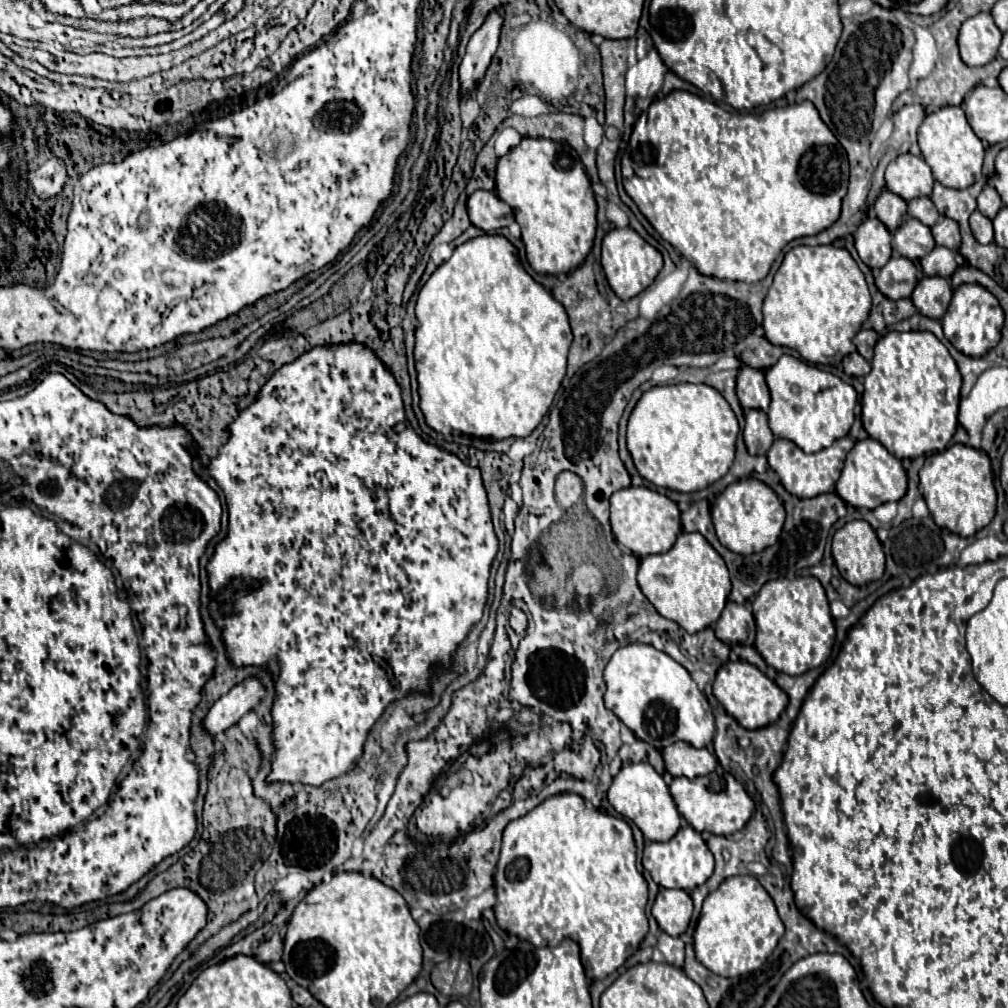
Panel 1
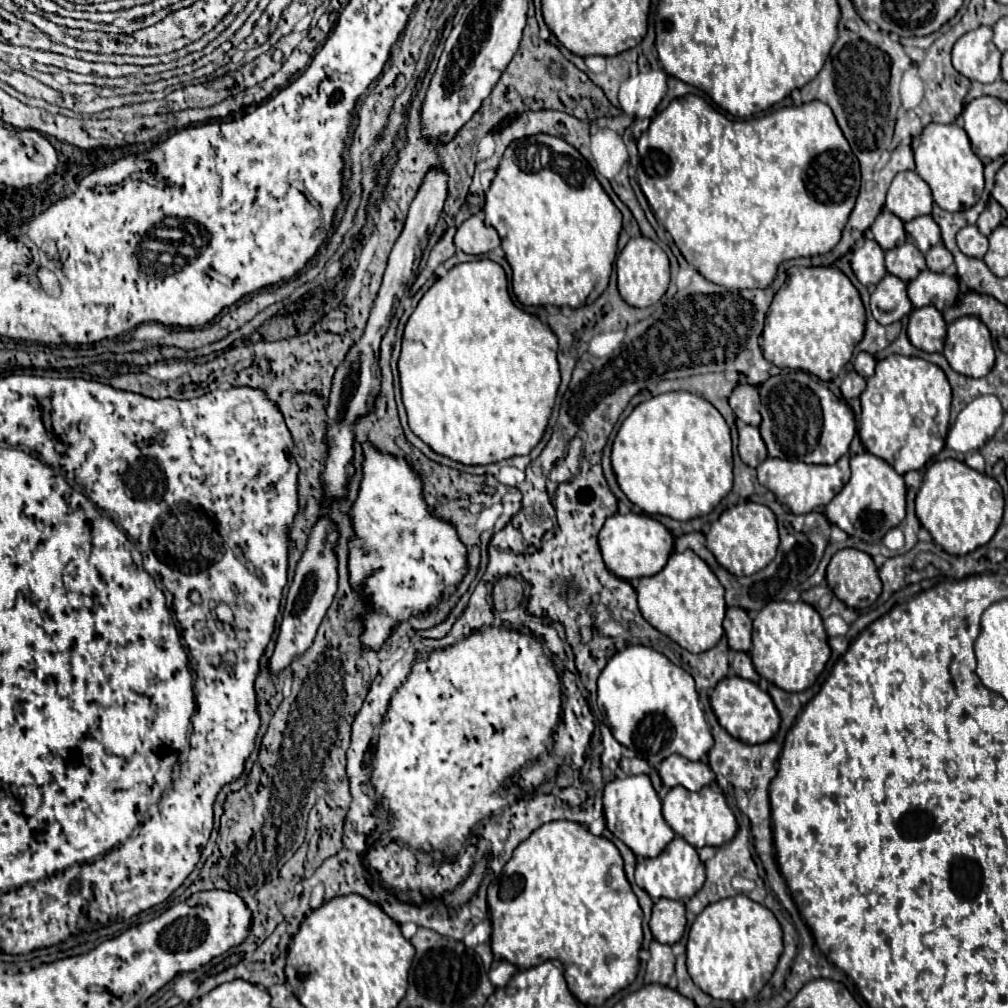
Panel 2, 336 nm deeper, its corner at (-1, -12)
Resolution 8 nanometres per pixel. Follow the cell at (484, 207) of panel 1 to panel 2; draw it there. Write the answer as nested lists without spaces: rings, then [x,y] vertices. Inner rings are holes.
[[[471,215],[467,221],[463,221],[463,225],[457,229],[457,235],[455,235],[455,247],[465,253],[473,253],[473,255],[493,251],[499,245],[501,245],[501,239],[499,239],[499,233],[495,231],[495,227],[487,227],[475,215]]]

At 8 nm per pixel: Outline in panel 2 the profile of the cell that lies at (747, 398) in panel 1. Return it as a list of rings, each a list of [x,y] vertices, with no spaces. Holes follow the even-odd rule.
[[[741,381],[733,389],[733,393],[729,397],[729,405],[731,405],[733,413],[741,421],[745,421],[749,425],[755,425],[755,427],[761,423],[761,415],[759,415],[759,391],[757,391],[757,387]]]

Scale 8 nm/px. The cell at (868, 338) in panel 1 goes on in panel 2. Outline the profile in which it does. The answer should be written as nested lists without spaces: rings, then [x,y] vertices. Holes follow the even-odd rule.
[[[859,353],[853,361],[853,367],[855,371],[861,375],[861,377],[871,377],[875,373],[875,357],[869,355],[869,353]]]

